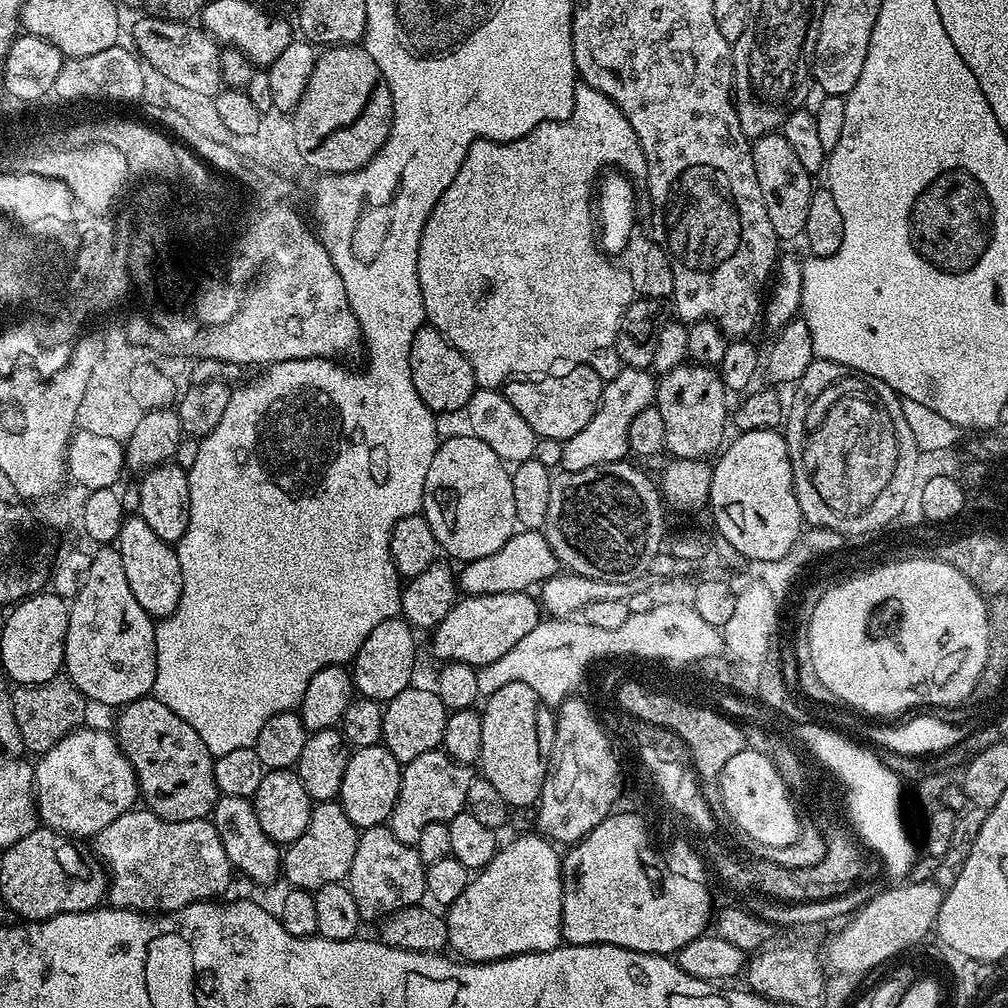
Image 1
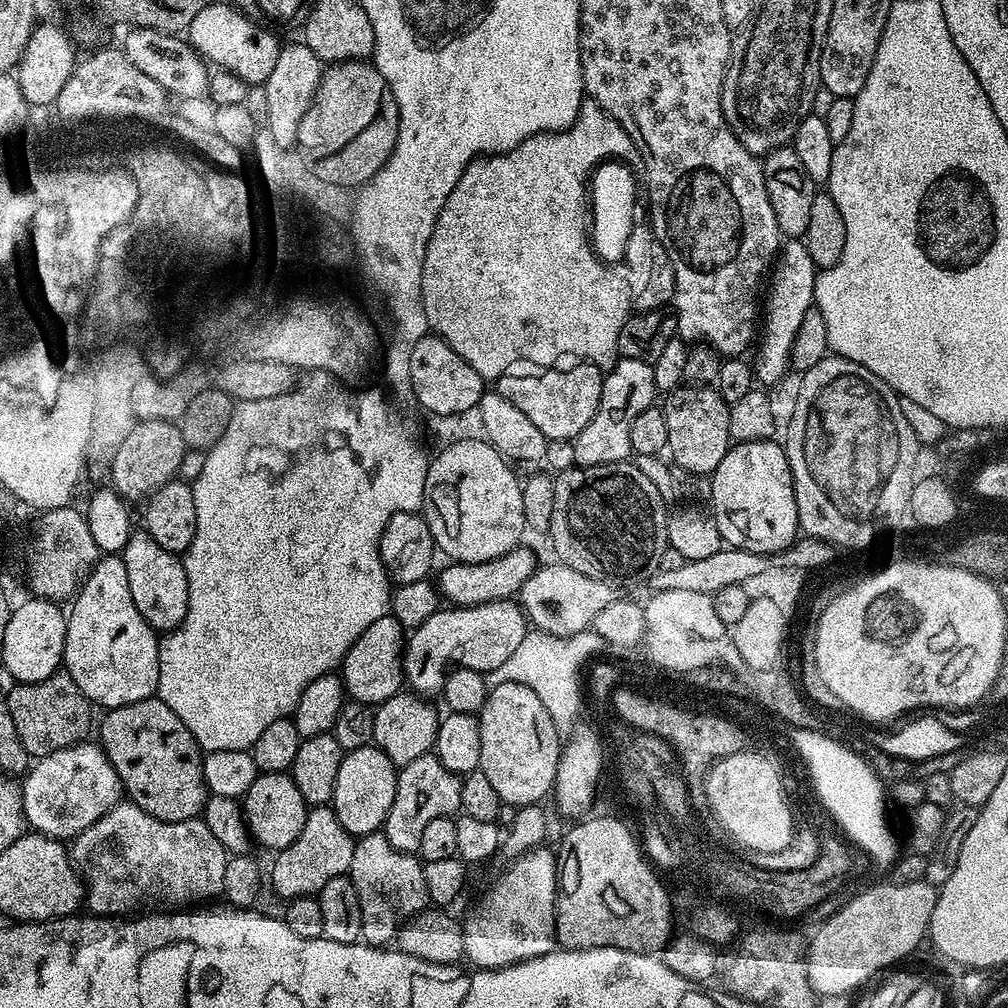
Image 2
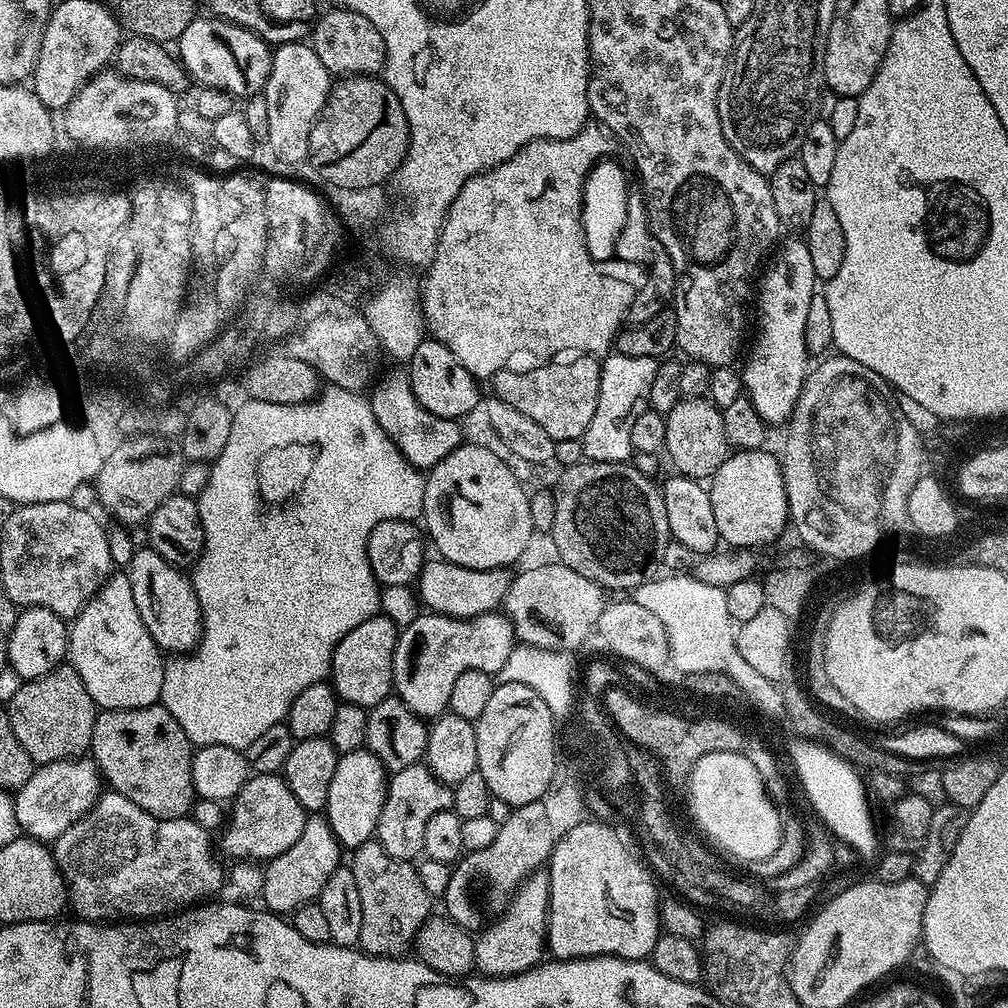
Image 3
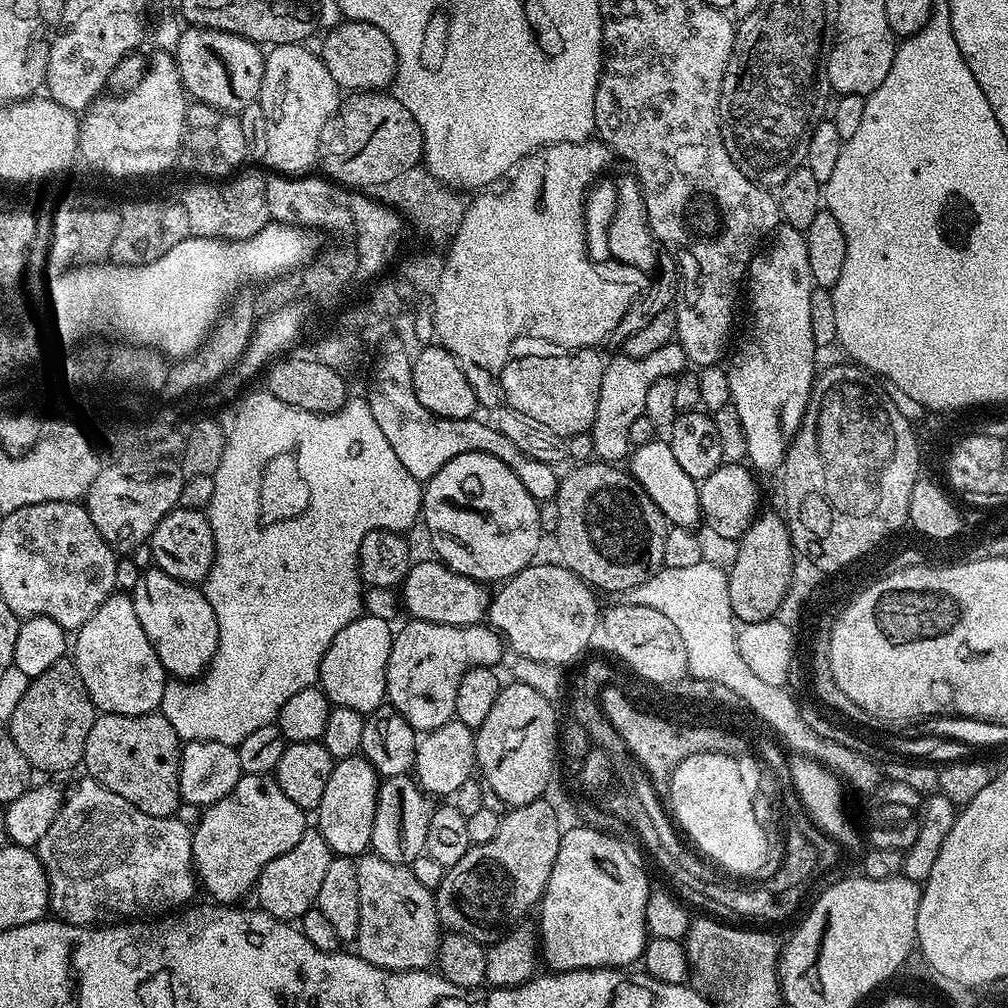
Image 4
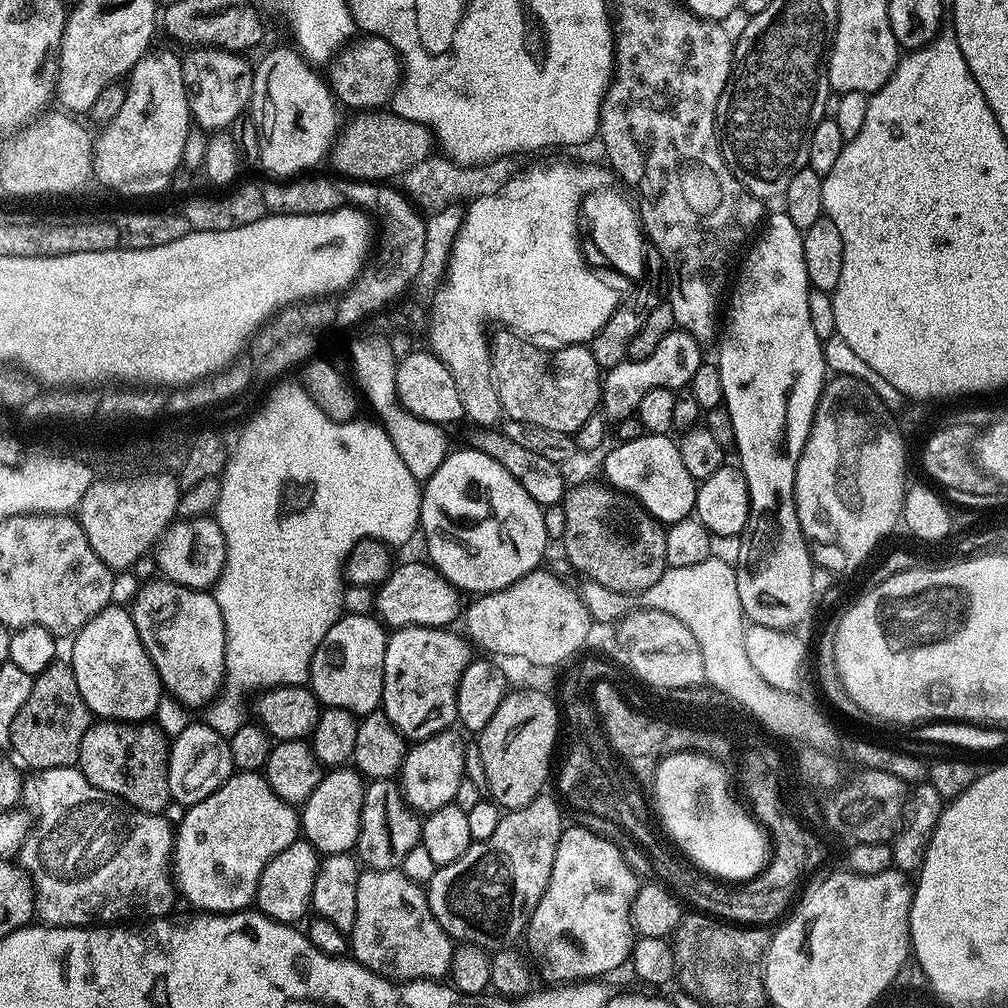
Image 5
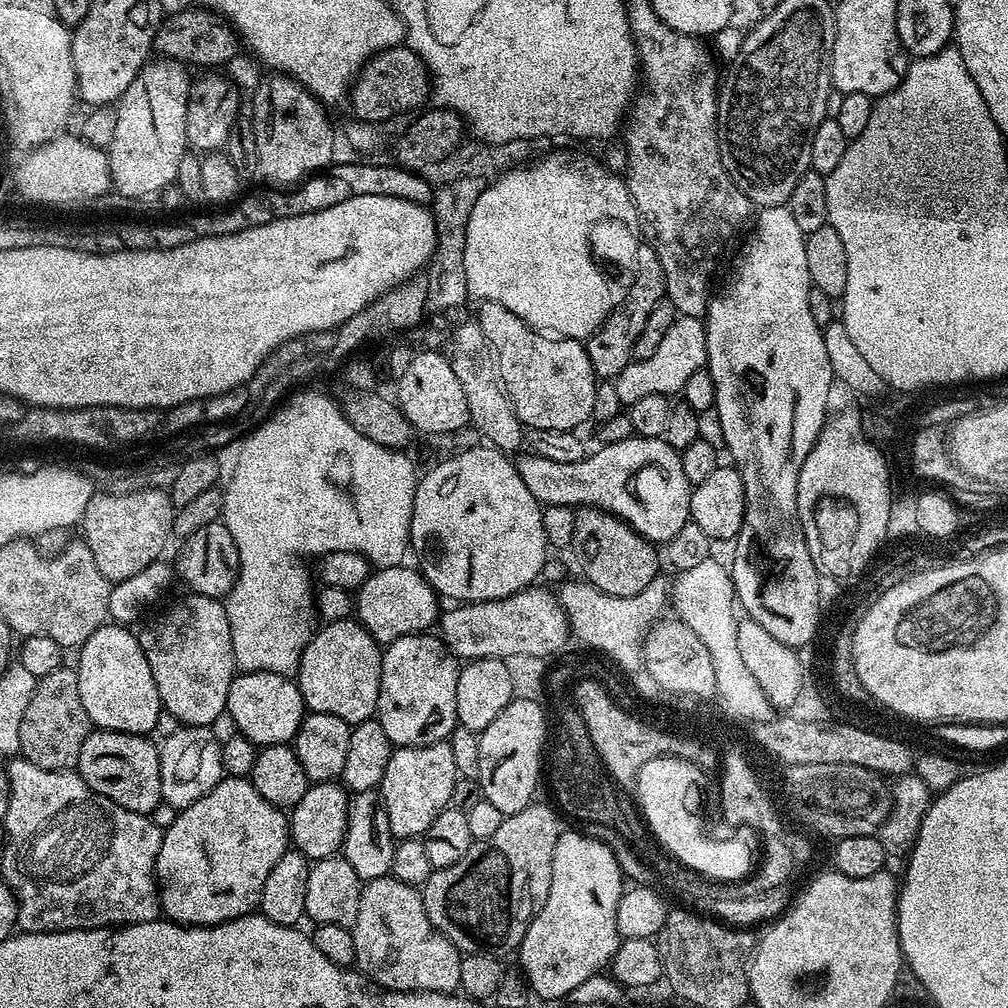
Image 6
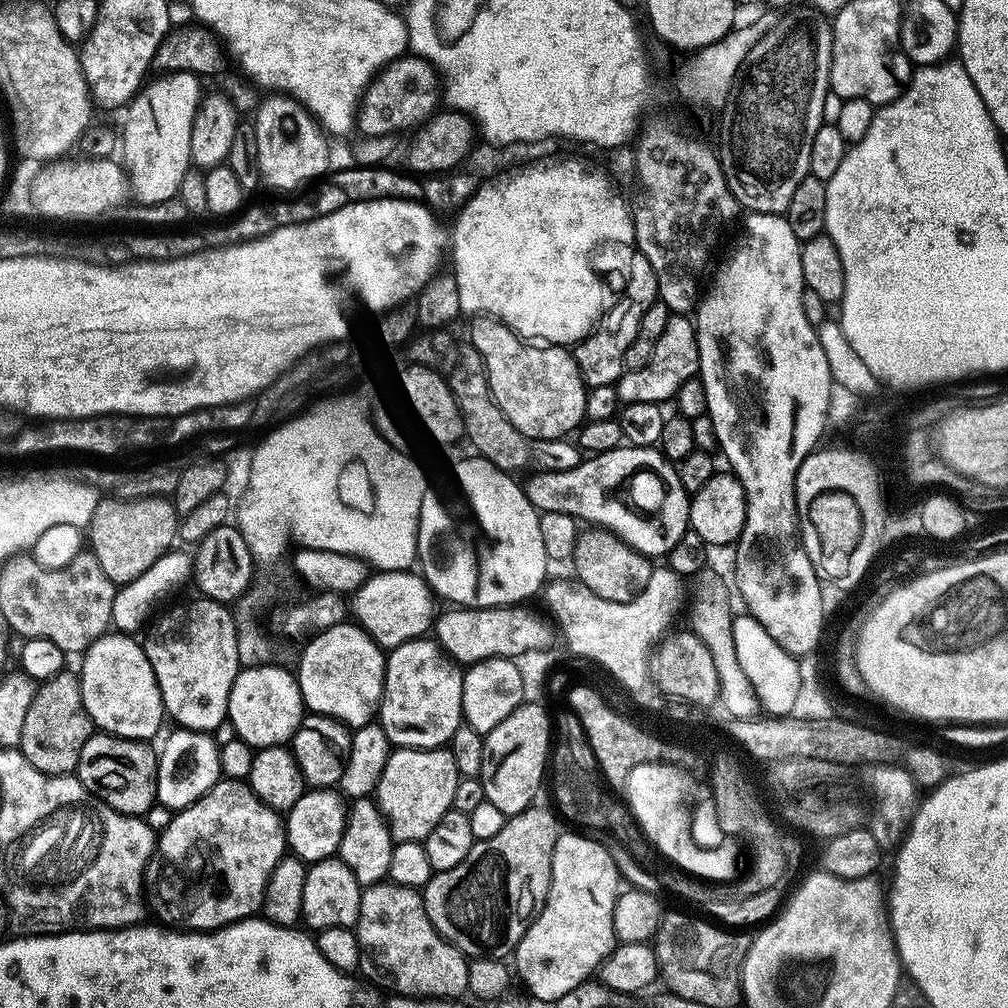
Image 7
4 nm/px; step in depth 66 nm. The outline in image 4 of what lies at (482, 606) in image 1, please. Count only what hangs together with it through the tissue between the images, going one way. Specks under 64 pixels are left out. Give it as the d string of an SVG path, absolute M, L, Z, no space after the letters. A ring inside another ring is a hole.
M413 620L407 621L408 625L404 629L397 631L392 637L392 649L390 650L390 662L386 670L386 700L394 710L398 710L402 714L402 718L406 718L406 722L410 722L410 726L417 732L423 734L434 730L438 726L442 726L448 720L453 719L456 714L456 691L458 690L458 682L462 678L462 674L466 674L466 670L471 668L490 668L499 665L499 660L506 653L506 645L500 639L500 633L487 623L467 624L466 626L454 626L453 624L439 624L438 622L430 622L429 620Z

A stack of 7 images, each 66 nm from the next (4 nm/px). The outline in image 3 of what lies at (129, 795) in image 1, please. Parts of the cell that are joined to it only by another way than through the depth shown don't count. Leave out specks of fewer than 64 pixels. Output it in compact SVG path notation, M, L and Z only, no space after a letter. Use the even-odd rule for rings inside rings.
M91 759L59 760L39 765L30 782L14 793L21 833L41 842L55 842L95 806L101 795L102 777Z

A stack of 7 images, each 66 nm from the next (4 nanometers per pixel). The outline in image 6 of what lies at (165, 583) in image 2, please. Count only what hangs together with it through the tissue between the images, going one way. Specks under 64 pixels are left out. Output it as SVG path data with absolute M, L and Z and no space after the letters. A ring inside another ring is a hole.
M187 595L174 601L161 616L154 617L145 626L144 633L139 633L138 639L146 654L146 662L150 662L150 674L154 674L163 711L184 726L210 726L219 716L225 715L232 677L238 672L230 618L227 607L217 597Z

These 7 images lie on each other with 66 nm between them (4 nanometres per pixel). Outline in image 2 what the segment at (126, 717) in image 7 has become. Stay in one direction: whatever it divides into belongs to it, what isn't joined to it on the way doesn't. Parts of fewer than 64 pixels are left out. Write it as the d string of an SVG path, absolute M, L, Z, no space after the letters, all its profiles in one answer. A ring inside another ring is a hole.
M116 554L99 557L67 609L68 629L63 667L93 705L107 710L157 695L160 663L158 633L138 614L130 595L126 566Z

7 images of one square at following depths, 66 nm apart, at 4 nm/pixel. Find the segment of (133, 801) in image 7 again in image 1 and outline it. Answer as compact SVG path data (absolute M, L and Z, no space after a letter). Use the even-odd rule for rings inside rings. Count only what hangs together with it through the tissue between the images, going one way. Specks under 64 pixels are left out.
M152 694L123 705L118 715L120 717L116 720L114 735L134 770L143 807L166 822L190 822L211 817L212 808L218 799L214 778L216 761L214 753L206 750L206 742L198 738L198 730L194 730L194 726L187 722L182 722L182 718L178 718L178 714L170 710L170 706L166 706Z

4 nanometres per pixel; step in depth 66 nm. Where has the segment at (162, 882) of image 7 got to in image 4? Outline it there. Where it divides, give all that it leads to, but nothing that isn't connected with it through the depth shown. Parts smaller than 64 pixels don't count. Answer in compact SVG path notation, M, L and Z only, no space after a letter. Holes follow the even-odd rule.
M241 775L239 782L218 802L207 805L199 813L199 820L192 828L192 863L196 870L199 883L209 892L211 899L221 906L232 906L244 895L251 893L256 887L256 880L266 866L266 862L274 862L278 854L286 854L298 838L306 830L304 824L305 809L294 806L291 798L286 798L282 786L271 775Z

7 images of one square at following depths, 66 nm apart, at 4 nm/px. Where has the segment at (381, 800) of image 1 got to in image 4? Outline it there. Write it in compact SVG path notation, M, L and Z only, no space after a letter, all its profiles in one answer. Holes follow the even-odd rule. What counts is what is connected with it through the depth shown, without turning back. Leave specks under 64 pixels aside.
M354 755L345 760L337 760L332 765L330 782L322 794L322 802L315 809L315 827L326 838L333 854L359 858L369 851L374 826L374 810L380 793L381 777L370 766L365 756Z

